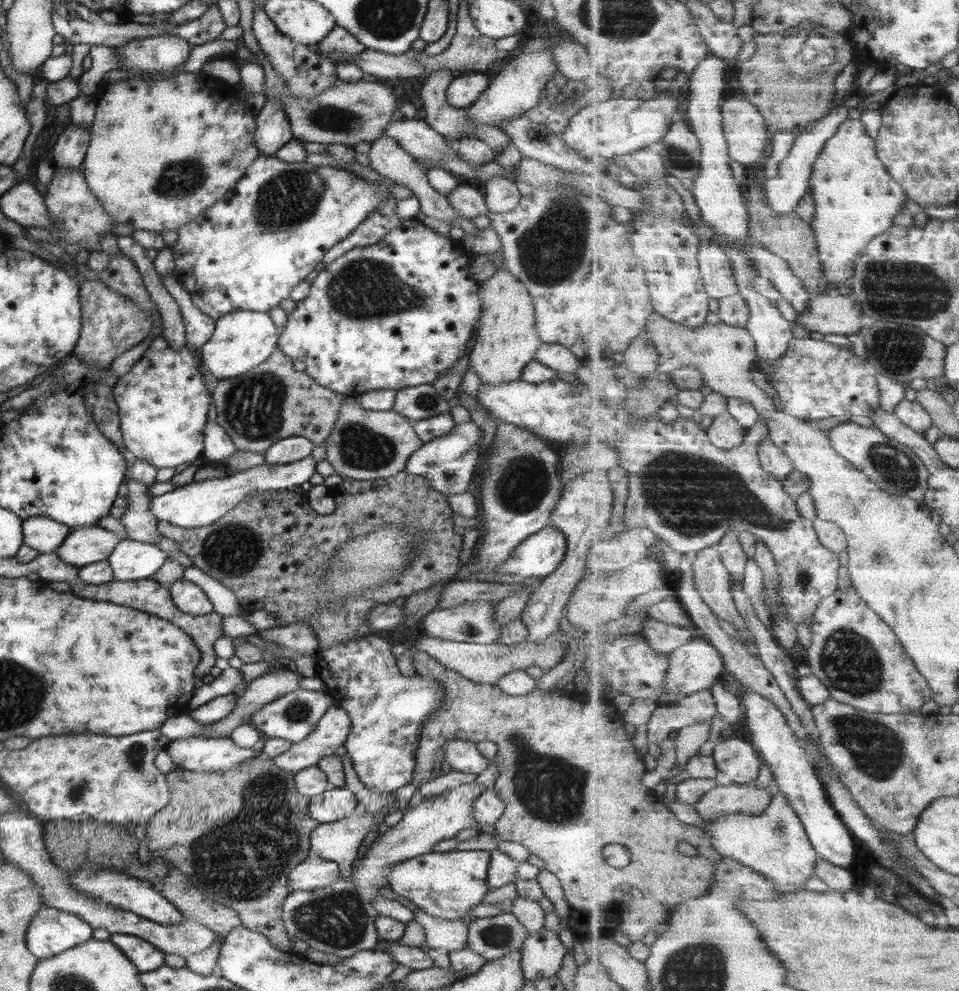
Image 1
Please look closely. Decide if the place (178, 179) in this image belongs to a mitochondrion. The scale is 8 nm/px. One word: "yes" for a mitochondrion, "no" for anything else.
yes

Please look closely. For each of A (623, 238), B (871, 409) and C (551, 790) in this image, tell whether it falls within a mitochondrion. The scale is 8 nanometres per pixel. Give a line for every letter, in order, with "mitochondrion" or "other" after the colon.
A: other
B: other
C: mitochondrion

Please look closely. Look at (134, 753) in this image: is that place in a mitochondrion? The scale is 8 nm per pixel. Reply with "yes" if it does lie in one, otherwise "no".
yes

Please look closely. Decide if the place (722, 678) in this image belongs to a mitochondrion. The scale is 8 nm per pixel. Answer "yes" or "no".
no

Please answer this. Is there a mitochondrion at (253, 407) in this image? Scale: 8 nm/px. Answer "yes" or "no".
yes

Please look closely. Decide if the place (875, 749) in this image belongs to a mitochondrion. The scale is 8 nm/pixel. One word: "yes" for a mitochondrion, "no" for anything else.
yes

